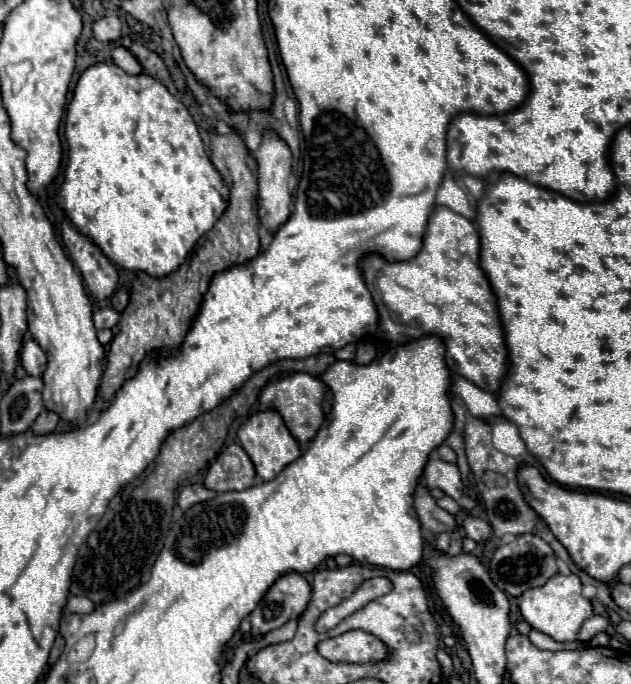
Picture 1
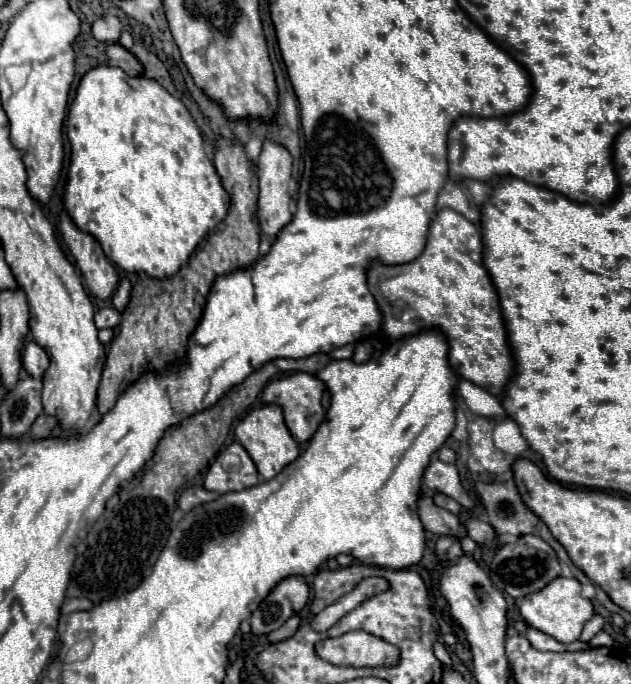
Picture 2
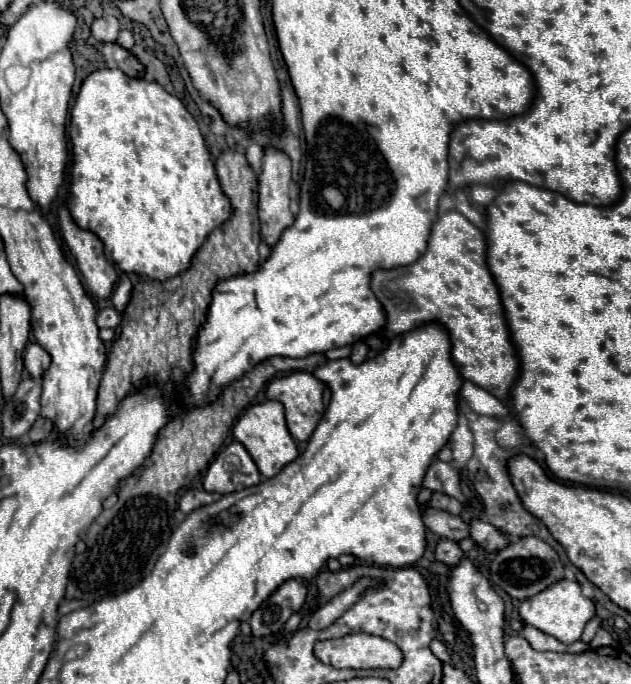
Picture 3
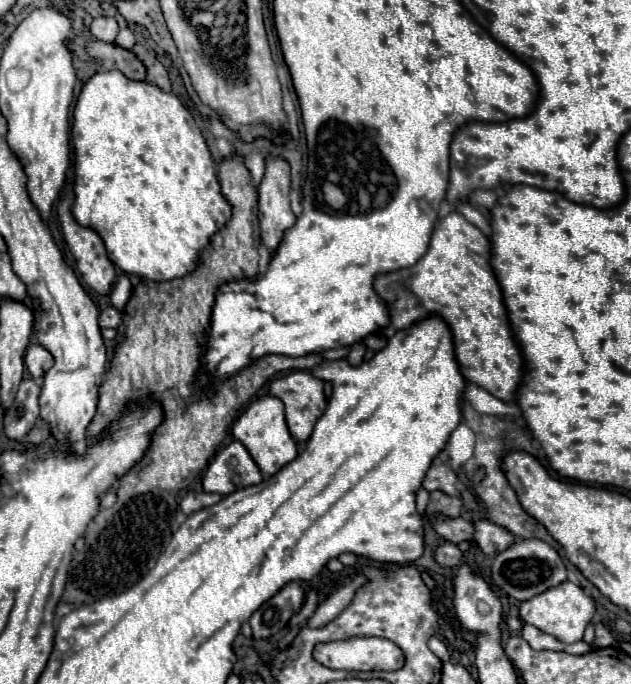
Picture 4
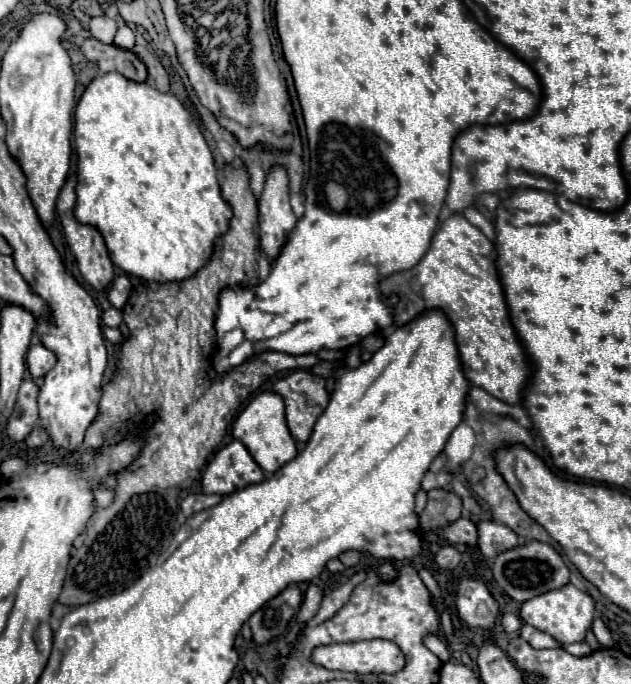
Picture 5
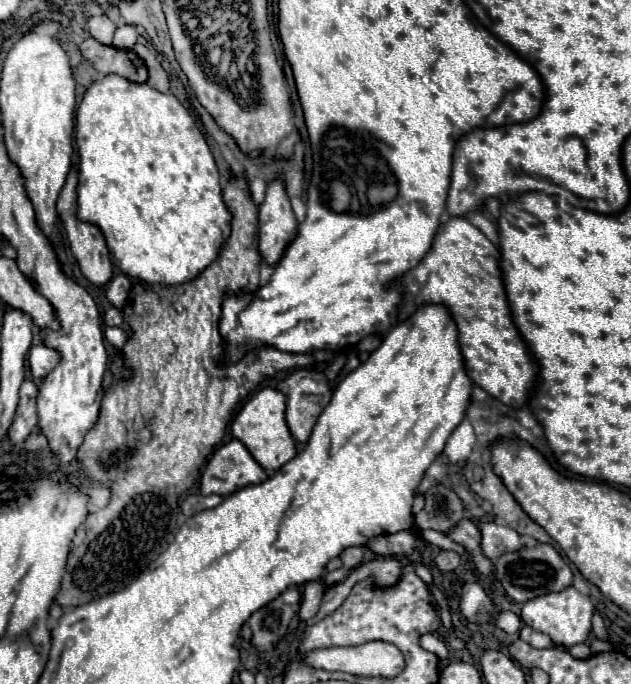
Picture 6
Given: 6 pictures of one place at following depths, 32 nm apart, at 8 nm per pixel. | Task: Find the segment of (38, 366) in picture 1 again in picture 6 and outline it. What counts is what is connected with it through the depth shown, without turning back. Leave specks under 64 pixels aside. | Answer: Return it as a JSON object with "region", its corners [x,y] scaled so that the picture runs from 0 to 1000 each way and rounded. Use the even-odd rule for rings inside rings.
{"region":[[[60,503],[48,509],[48,544],[54,553],[70,553],[89,532],[95,529],[95,518],[73,503]]]}

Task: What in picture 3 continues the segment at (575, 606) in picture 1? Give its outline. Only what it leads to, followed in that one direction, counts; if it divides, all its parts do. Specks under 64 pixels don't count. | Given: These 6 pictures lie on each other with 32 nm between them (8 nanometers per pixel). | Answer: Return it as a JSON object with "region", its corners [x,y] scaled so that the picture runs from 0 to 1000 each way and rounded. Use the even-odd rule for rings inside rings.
{"region":[[[887,848],[878,857],[865,860],[862,865],[830,877],[824,883],[824,901],[834,912],[849,915],[862,927],[884,933],[894,942],[906,942],[922,933],[926,915],[941,904],[941,880],[922,868],[919,854],[906,848]]]}

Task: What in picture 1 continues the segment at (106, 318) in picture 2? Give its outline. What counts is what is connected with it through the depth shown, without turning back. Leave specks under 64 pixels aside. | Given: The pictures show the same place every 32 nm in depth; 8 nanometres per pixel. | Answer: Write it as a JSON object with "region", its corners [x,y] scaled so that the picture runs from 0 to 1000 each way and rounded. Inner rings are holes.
{"region":[[[162,450],[162,453],[155,453],[149,459],[149,477],[155,482],[162,482],[162,480],[181,480],[187,474],[187,468],[190,468],[190,459],[181,450]]]}

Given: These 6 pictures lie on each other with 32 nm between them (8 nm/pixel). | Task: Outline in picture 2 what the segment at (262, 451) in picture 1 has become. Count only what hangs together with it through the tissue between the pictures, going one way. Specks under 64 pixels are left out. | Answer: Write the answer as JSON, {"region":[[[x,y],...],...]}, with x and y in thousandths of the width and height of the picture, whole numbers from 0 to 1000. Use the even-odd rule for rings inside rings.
{"region":[[[418,591],[412,596],[396,599],[374,623],[374,640],[390,655],[390,661],[403,673],[403,678],[418,702],[434,699],[453,678],[469,673],[475,664],[469,643],[460,637],[456,626],[450,620],[450,605],[441,591]]]}

